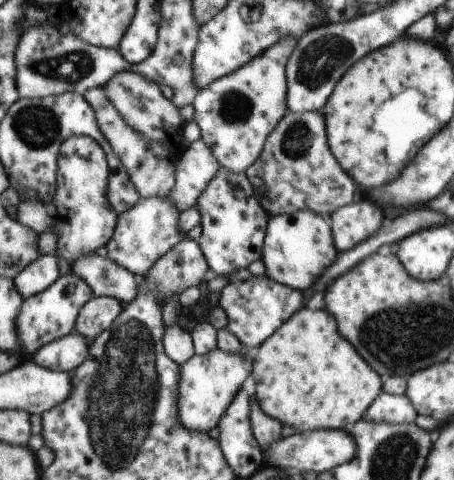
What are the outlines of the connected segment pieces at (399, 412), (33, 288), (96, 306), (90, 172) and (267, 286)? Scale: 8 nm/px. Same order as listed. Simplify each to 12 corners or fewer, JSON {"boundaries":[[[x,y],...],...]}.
{"boundaries":[[[382,391],[367,408],[372,422],[412,424],[406,394]],[[42,255],[14,278],[26,300],[60,275],[57,258]],[[93,296],[73,330],[90,344],[118,318],[116,298]],[[89,136],[62,142],[54,202],[16,220],[58,234],[72,265],[104,247],[118,216],[109,164]],[[267,275],[222,296],[226,330],[262,345],[305,304]]]}

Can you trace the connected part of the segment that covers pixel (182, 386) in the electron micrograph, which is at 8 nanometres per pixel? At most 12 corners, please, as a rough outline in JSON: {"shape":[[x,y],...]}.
{"shape":[[218,347],[179,365],[178,418],[216,427],[251,374]]}

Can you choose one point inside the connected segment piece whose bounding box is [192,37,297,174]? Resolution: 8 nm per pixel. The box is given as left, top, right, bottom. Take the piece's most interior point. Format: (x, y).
(236, 113)

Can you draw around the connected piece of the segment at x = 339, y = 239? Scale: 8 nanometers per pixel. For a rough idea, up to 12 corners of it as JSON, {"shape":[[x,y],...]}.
{"shape":[[356,198],[331,214],[338,252],[352,250],[382,224],[382,210]]}

